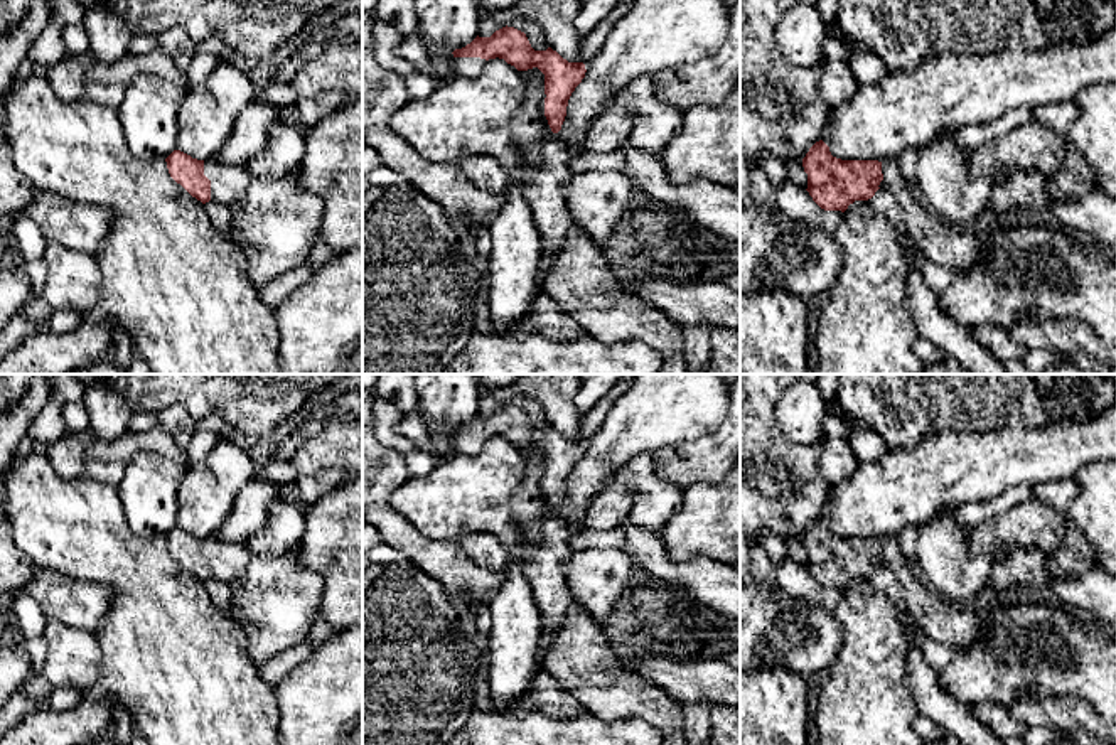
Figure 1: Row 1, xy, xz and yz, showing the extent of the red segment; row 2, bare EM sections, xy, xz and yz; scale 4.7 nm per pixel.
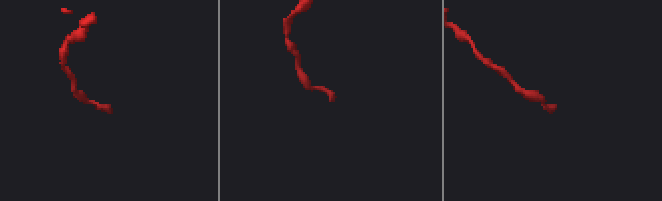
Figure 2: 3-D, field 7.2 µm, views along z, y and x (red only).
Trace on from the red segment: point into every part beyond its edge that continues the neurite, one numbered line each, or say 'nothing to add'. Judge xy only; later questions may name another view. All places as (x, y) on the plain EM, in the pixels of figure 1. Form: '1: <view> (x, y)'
1: xy (230, 560)

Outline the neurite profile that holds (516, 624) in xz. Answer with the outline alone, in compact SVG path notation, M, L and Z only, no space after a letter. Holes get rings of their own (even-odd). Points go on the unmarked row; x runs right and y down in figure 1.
M509 558L506 580L491 600L489 684L496 708L509 710L541 671L536 651L541 615L519 560Z

